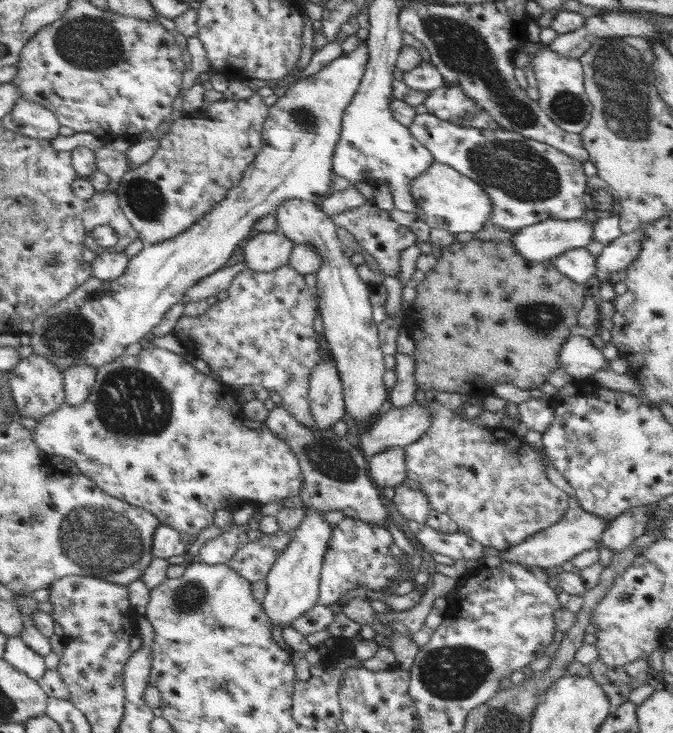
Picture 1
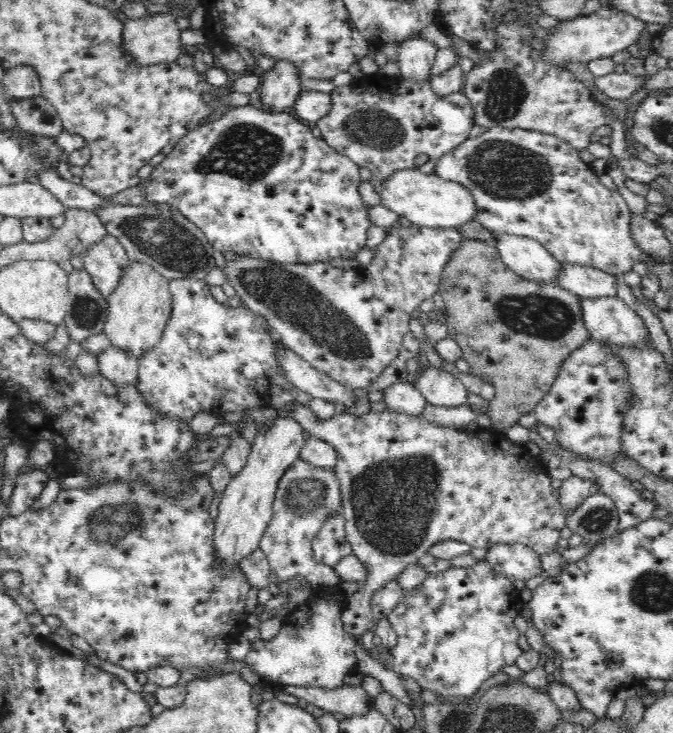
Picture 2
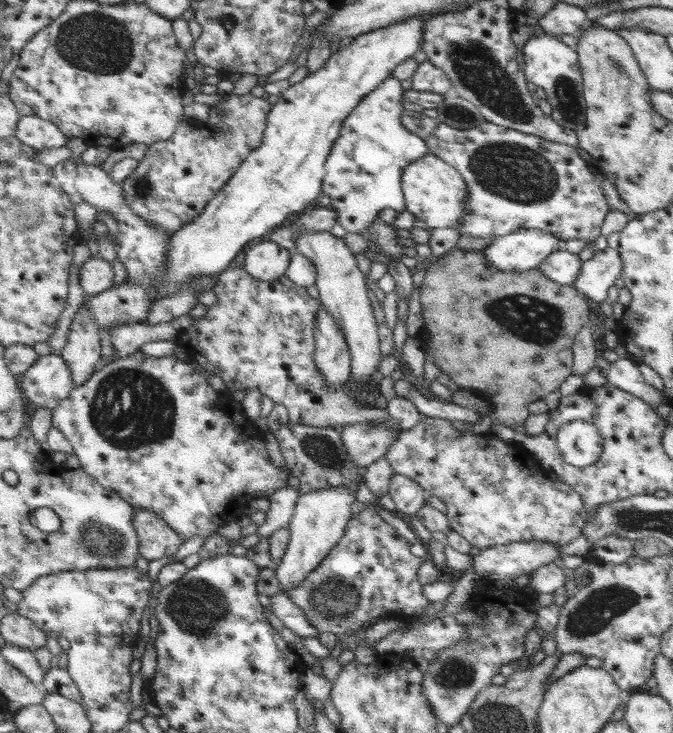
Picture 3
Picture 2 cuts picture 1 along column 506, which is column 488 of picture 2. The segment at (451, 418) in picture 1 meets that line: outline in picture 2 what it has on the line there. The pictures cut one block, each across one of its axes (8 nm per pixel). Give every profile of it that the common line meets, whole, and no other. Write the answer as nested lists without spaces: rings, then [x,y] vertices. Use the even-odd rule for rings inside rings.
[[[292,402],[288,406],[288,412],[292,414],[294,420],[300,422],[302,430],[304,432],[310,432],[312,438],[320,438],[328,444],[334,446],[336,450],[336,458],[338,458],[338,464],[336,464],[336,478],[340,482],[340,500],[342,500],[342,512],[344,512],[344,518],[346,518],[346,540],[350,542],[352,546],[352,554],[362,562],[366,564],[368,568],[368,576],[366,580],[362,582],[364,586],[352,596],[346,600],[346,610],[342,612],[342,624],[344,624],[344,630],[350,634],[350,636],[362,636],[366,630],[376,630],[378,622],[372,618],[372,596],[374,592],[378,592],[382,586],[386,586],[388,582],[392,582],[394,578],[398,578],[408,566],[416,564],[424,554],[428,554],[428,550],[438,544],[438,542],[448,542],[448,540],[458,540],[458,542],[466,542],[470,544],[472,548],[486,548],[490,550],[492,546],[498,546],[498,544],[526,544],[530,550],[534,550],[538,556],[544,556],[544,554],[556,554],[564,548],[564,542],[560,538],[560,530],[566,526],[566,512],[562,510],[562,504],[560,504],[560,498],[554,498],[554,488],[552,488],[552,478],[548,474],[548,468],[542,464],[542,460],[538,456],[532,456],[528,446],[516,446],[506,434],[498,434],[496,430],[484,430],[484,432],[470,432],[470,430],[456,430],[456,428],[450,428],[450,426],[436,426],[432,424],[426,416],[410,416],[410,414],[398,414],[398,412],[392,412],[392,410],[386,410],[386,412],[370,412],[362,418],[356,418],[352,414],[336,414],[332,420],[318,420],[310,406],[300,406],[296,402]]]

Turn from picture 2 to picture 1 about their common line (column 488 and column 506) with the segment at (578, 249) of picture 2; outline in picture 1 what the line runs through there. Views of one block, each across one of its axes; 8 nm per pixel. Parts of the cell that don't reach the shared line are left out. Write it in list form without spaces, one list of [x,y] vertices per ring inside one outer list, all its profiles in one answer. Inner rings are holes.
[[[417,114],[413,118],[413,124],[407,126],[415,140],[419,140],[435,158],[435,162],[441,162],[445,166],[451,166],[459,174],[471,178],[475,184],[483,188],[483,192],[491,200],[491,222],[501,226],[503,230],[521,230],[545,220],[587,220],[597,222],[599,212],[589,204],[587,200],[587,186],[585,186],[585,174],[581,168],[581,162],[559,152],[553,146],[537,144],[533,140],[523,138],[521,134],[507,132],[507,130],[477,130],[477,128],[463,128],[451,122],[445,122],[433,114]]]

